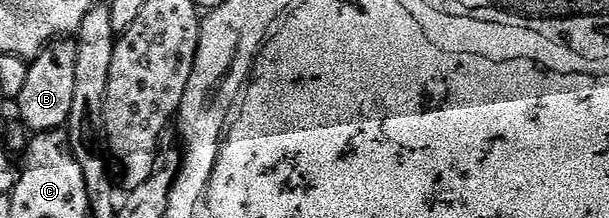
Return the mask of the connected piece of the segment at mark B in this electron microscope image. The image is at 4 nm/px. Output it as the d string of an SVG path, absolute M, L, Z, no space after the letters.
M55 40L49 42L47 46L43 48L42 51L36 55L35 58L28 65L28 84L24 84L24 92L20 92L20 96L16 100L16 106L18 106L18 114L22 117L22 122L24 125L30 129L30 132L41 132L44 130L61 130L67 124L66 121L71 121L72 115L76 110L76 103L74 102L74 95L76 93L76 64L78 63L78 43L74 40Z

